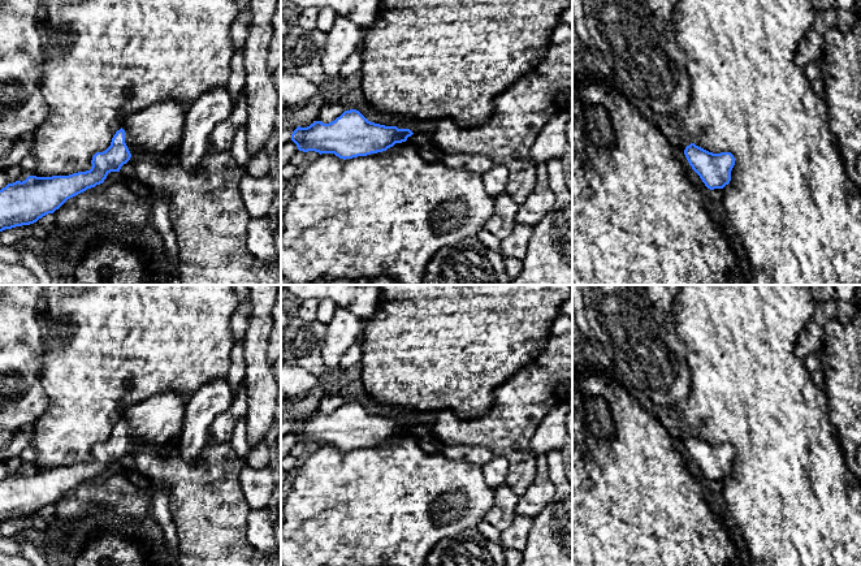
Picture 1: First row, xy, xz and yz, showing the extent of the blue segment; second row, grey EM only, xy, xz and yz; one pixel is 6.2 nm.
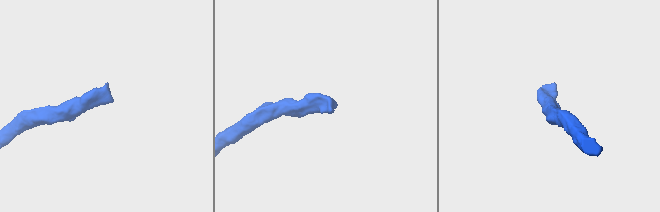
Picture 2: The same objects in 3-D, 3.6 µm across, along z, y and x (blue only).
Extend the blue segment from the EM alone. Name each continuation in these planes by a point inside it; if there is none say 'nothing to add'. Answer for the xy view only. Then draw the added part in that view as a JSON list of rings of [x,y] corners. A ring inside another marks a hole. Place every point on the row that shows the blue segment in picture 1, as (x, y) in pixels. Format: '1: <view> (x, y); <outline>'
1: xy (156, 129); [[[176,100],[153,103],[127,116],[122,124],[125,143],[131,154],[120,172],[126,178],[135,177],[133,159],[139,152],[168,152],[182,139],[187,108]]]

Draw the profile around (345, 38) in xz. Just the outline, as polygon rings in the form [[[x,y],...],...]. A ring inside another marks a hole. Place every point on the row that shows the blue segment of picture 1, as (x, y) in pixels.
[[[346,17],[337,20],[326,35],[323,53],[323,68],[328,78],[339,78],[339,70],[345,61],[362,47],[363,29]]]

